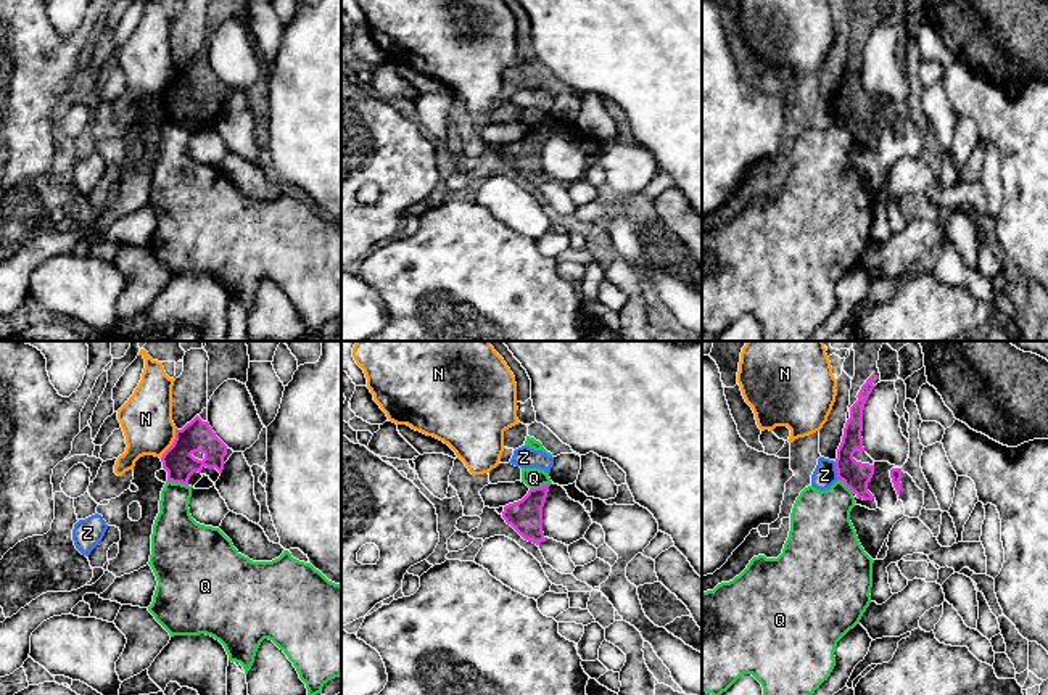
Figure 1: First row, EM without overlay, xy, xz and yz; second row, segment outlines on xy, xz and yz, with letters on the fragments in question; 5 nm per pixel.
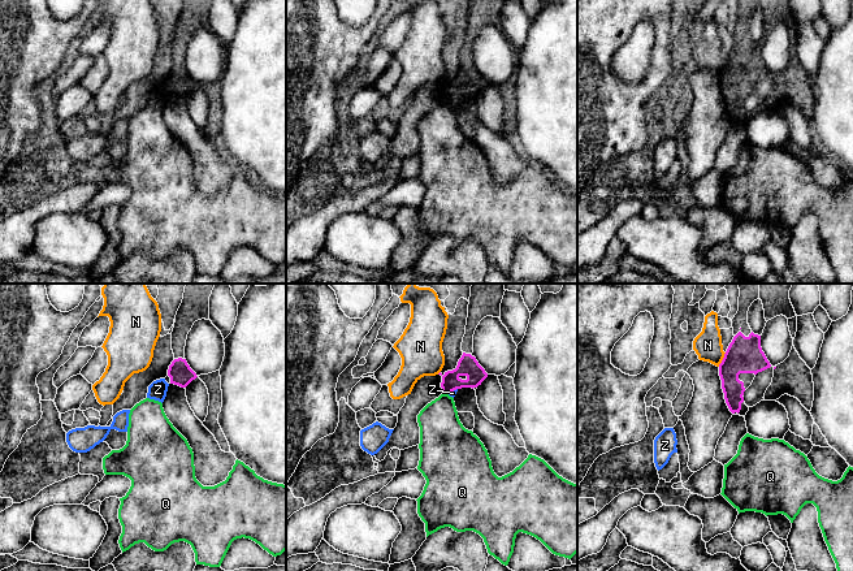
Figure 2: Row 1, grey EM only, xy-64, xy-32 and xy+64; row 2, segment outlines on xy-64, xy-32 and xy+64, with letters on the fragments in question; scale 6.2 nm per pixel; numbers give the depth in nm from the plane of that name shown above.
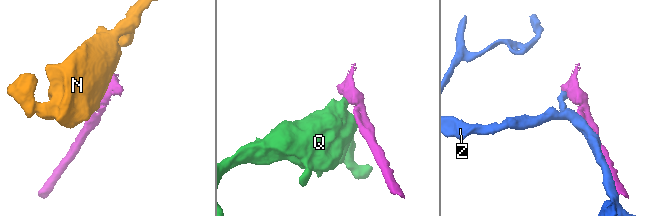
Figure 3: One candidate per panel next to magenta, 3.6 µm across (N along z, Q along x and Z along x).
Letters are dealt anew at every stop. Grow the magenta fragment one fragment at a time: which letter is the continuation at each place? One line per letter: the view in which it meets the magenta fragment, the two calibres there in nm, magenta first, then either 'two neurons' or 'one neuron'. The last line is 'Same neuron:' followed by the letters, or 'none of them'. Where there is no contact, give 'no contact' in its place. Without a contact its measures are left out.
N: contact in xy; calibres 160 and 260 nm; two neurons
Q: contact in xy; calibres 160 and 220 nm; two neurons
Z: contact in yz; calibres 140 and 120 nm; two neurons
Same neuron: none of them

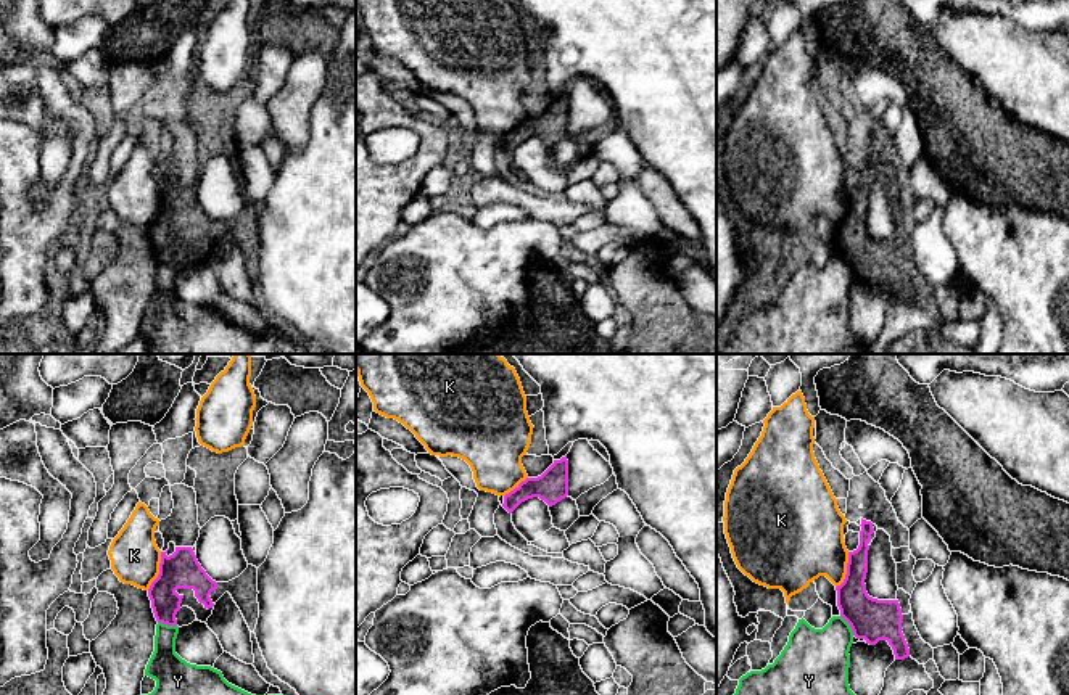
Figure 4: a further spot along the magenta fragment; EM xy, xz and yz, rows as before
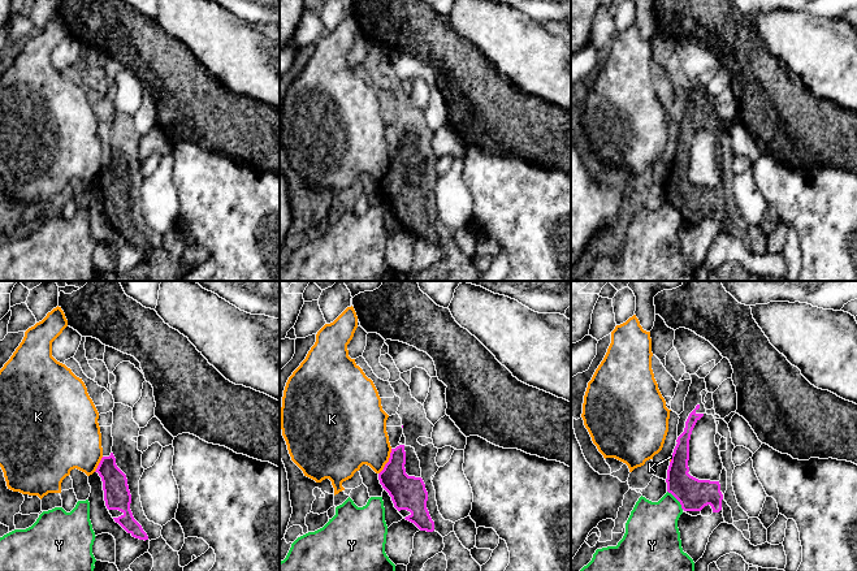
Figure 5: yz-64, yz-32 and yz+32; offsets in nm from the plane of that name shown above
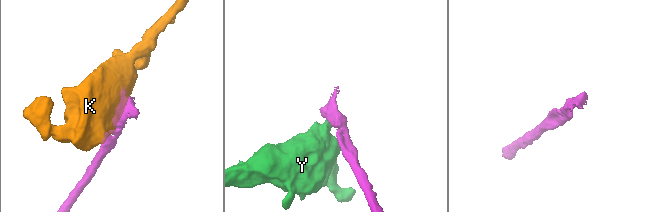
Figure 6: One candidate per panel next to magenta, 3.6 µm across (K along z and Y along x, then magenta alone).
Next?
K: contact in xy; calibres 190 and 240 nm; two neurons
Y: contact in yz; calibres 220 and 320 nm; two neurons
Same neuron: none of them

